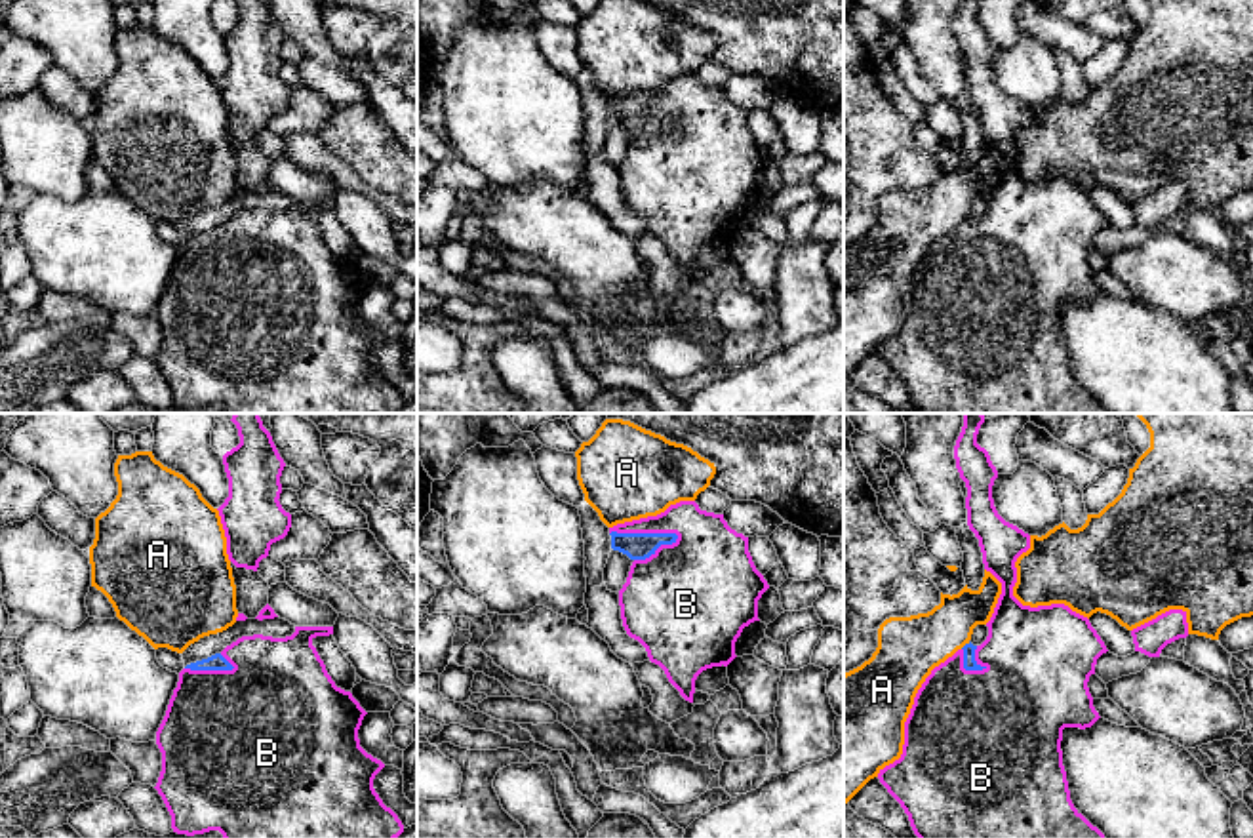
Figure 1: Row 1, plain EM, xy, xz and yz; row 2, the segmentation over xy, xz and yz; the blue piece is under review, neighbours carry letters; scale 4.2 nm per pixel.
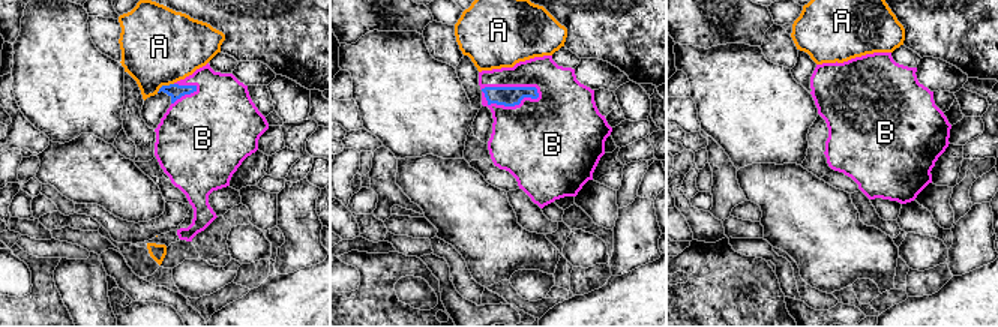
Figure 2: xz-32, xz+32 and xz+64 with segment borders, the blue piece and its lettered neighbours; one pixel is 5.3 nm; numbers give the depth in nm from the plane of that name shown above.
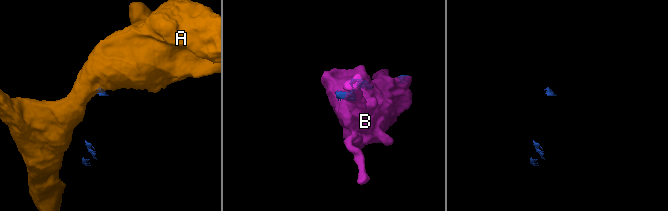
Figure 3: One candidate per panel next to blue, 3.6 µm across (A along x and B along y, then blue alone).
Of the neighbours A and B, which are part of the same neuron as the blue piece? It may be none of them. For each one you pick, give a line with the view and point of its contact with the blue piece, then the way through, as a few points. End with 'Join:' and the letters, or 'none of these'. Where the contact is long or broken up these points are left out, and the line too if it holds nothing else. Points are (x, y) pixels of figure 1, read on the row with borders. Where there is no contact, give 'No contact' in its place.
B: Touches blue at xz (644, 534)
Join: B

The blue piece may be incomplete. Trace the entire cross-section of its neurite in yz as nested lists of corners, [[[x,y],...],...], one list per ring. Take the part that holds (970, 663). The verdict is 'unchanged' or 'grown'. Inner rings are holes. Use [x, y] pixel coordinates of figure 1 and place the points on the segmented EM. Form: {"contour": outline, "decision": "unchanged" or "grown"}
{"contour": [[[964,413],[954,459],[967,488],[967,526],[979,539],[984,569],[1002,583],[1002,594],[986,623],[986,640],[981,646],[965,644],[925,678],[905,722],[903,754],[880,769],[878,779],[901,804],[918,838],[1104,838],[1070,800],[1061,741],[1064,728],[1085,729],[1101,718],[1087,682],[1097,659],[1108,649],[1089,619],[1068,606],[1030,608],[1013,596],[1015,562],[1030,549],[1030,535],[1005,522],[994,507],[998,470],[988,451],[977,444],[983,423],[983,413]]], "decision": "grown"}

